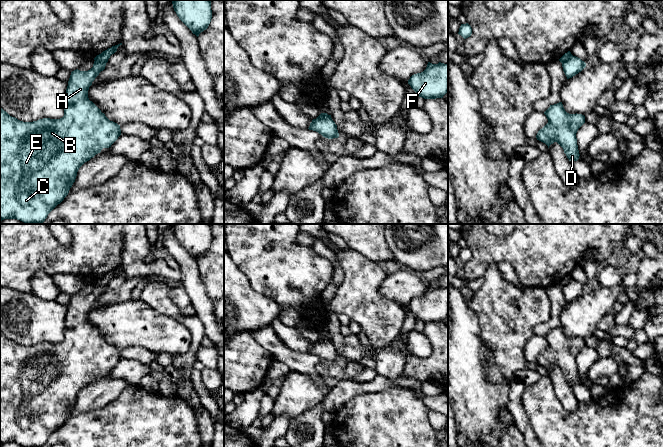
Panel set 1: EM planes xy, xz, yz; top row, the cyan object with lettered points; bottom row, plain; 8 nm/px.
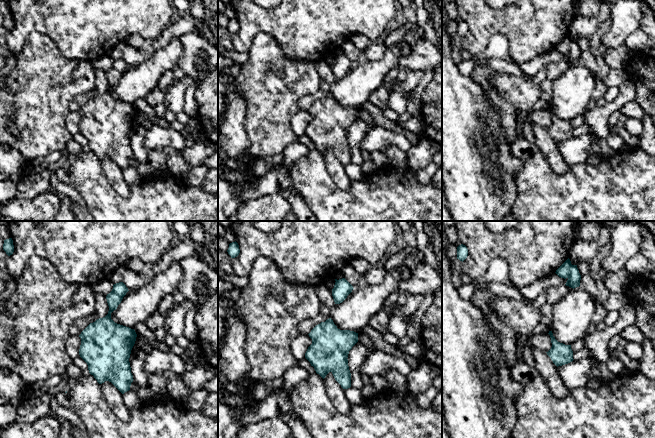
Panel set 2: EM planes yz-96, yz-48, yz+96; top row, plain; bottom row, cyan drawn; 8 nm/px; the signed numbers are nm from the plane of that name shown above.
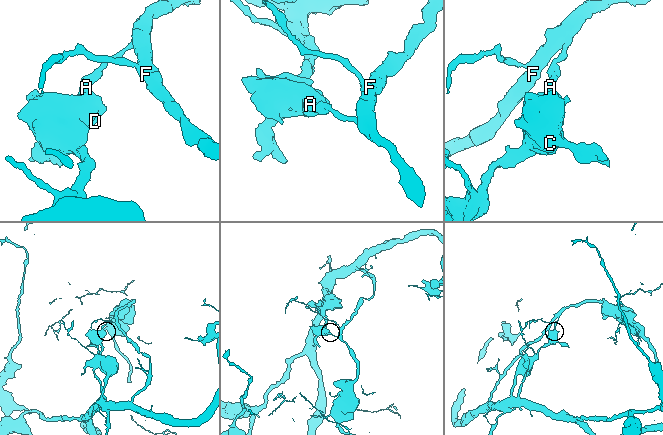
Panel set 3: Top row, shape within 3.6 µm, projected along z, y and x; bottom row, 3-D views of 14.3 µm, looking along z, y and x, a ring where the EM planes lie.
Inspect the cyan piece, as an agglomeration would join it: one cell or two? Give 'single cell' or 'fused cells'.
fused cells

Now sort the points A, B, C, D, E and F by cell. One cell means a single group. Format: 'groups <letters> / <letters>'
groups A B C D E / F

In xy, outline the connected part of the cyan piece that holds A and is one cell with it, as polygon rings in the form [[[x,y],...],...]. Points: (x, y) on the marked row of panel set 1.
[[[94,61],[88,71],[71,72],[65,93],[64,116],[23,122],[0,107],[0,220],[17,219],[41,224],[68,195],[79,168],[121,135],[120,125],[110,121],[88,98],[92,82],[106,63]]]

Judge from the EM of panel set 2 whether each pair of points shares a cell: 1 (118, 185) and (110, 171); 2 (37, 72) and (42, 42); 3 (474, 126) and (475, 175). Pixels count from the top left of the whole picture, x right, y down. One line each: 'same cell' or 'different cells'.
1: same cell
2: same cell
3: same cell

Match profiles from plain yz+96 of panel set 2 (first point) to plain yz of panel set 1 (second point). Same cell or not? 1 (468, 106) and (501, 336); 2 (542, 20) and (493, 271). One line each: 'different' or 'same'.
1: different
2: different

